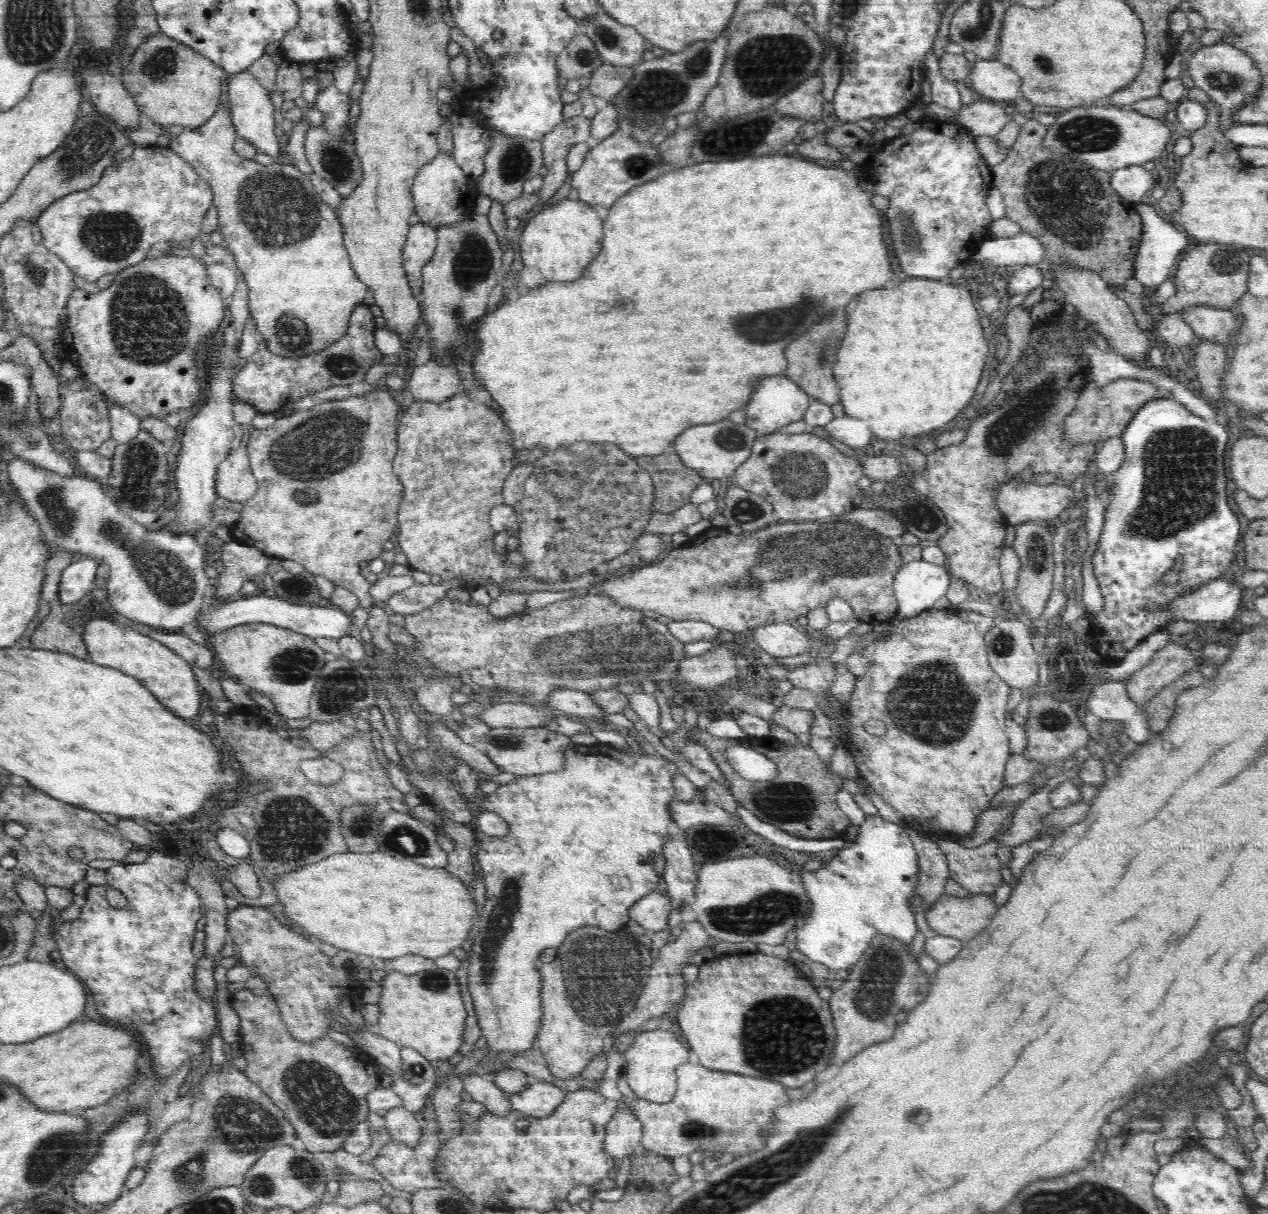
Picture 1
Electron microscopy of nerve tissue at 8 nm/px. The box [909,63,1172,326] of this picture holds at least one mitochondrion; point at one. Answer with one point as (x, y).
(1068, 201)

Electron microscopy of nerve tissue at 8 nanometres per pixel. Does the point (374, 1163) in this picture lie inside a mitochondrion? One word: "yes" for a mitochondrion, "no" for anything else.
no

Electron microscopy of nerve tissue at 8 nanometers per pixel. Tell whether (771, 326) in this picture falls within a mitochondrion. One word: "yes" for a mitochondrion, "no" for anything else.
yes

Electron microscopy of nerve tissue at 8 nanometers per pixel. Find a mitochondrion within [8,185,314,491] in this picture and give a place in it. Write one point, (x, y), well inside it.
(143, 300)

